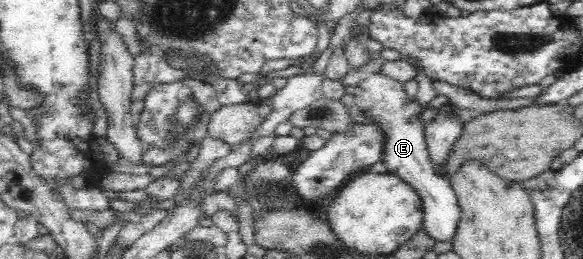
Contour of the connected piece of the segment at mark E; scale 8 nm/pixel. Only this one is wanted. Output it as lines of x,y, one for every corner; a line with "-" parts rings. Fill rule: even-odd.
356,17
354,18
354,21
352,21
352,25
350,25
350,31
348,31
348,34
344,36
341,47
343,55
346,57
346,60
348,61
348,70
349,71
358,71
358,75
360,75
360,79
358,79
358,83
356,83
356,93
354,93
354,103
356,107
360,107
362,109
362,115
364,117
368,117
368,121
370,121
370,124
372,126
375,126
378,128
378,131
381,133
381,136
383,137
382,140
382,151
380,156
380,161
386,165
387,173
393,174
394,176
398,177
400,179
400,182
406,183
408,187
410,187
421,199
421,208
423,211
423,226
424,230
434,238
434,241
446,241
451,243
451,239
454,237
454,232
456,231
456,226
461,214
460,206
458,205
457,196
455,195
455,192
453,191
451,181
448,178
444,178
443,176
439,175
436,171
436,168
432,166
432,160
430,160
430,154
429,154
429,147
428,144
426,144
426,138
424,135
425,131
425,123
423,123
423,114
425,113
425,108
416,100
410,99
408,97
408,93
404,91
405,85
403,85
401,82
398,82
397,80
391,79
389,76
383,75
380,73
374,73
372,69
370,69
370,61
372,61
373,55
371,55
371,52
369,51
369,48
366,47
366,37
362,39
362,35
364,35
364,29
366,27
362,27
362,23
358,23
356,21

